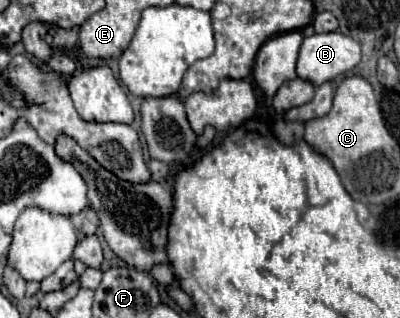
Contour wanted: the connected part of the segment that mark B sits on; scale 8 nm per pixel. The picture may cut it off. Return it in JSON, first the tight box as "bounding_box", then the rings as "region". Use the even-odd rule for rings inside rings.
{"bounding_box":[297,32,361,86],"region":[[[341,32],[311,34],[301,42],[297,60],[297,78],[321,86],[343,72],[353,70],[361,60],[361,46]]]}

